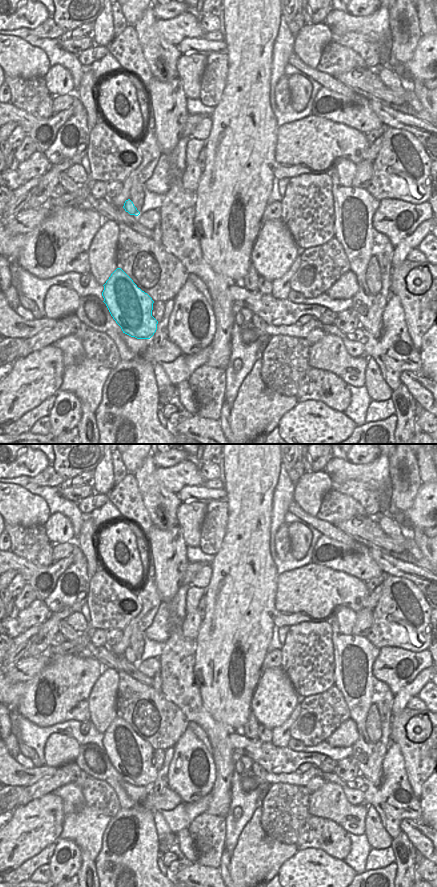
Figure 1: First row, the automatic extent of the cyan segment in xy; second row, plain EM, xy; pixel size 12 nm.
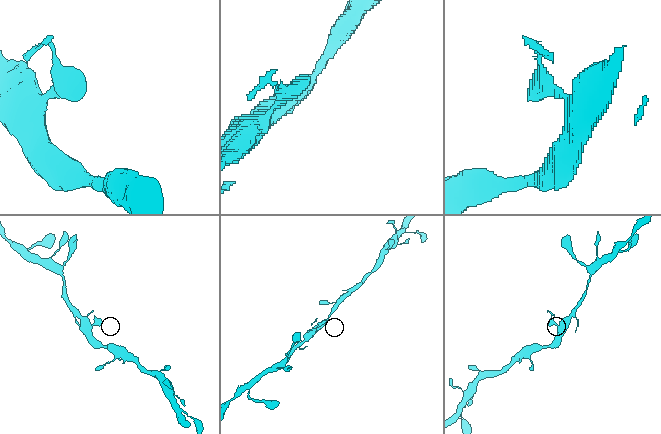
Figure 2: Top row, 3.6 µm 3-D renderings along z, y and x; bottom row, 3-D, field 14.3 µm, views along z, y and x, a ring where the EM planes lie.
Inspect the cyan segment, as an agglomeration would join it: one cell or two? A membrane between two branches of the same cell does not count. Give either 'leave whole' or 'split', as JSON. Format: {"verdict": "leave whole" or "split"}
{"verdict": "leave whole"}

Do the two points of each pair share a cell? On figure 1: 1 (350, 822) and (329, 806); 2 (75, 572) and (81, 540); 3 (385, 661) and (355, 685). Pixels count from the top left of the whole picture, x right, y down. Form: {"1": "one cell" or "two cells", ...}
{"1": "one cell", "2": "two cells", "3": "two cells"}

